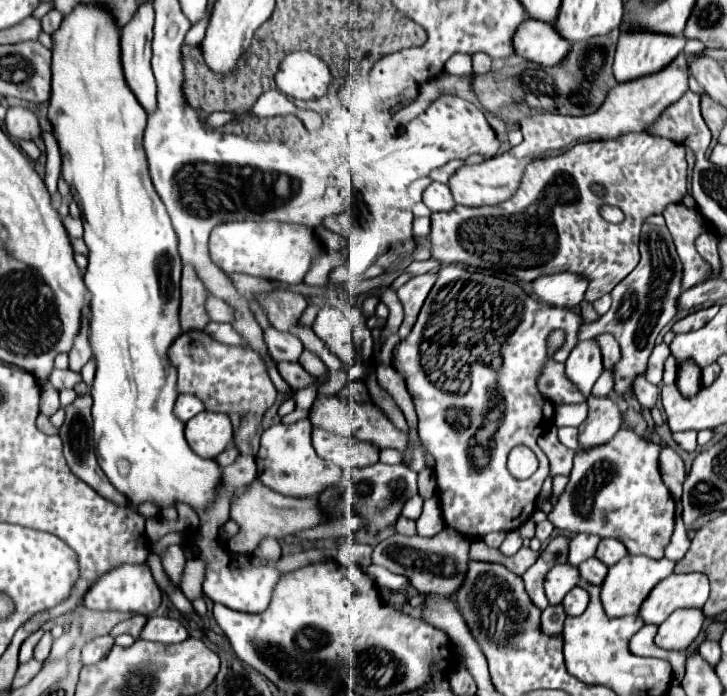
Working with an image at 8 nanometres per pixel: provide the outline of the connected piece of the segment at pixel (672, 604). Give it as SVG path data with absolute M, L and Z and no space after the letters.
M702 573L670 575L652 589L652 595L648 595L644 607L640 607L640 619L646 625L660 625L676 609L702 607L708 599L708 591L708 577Z

